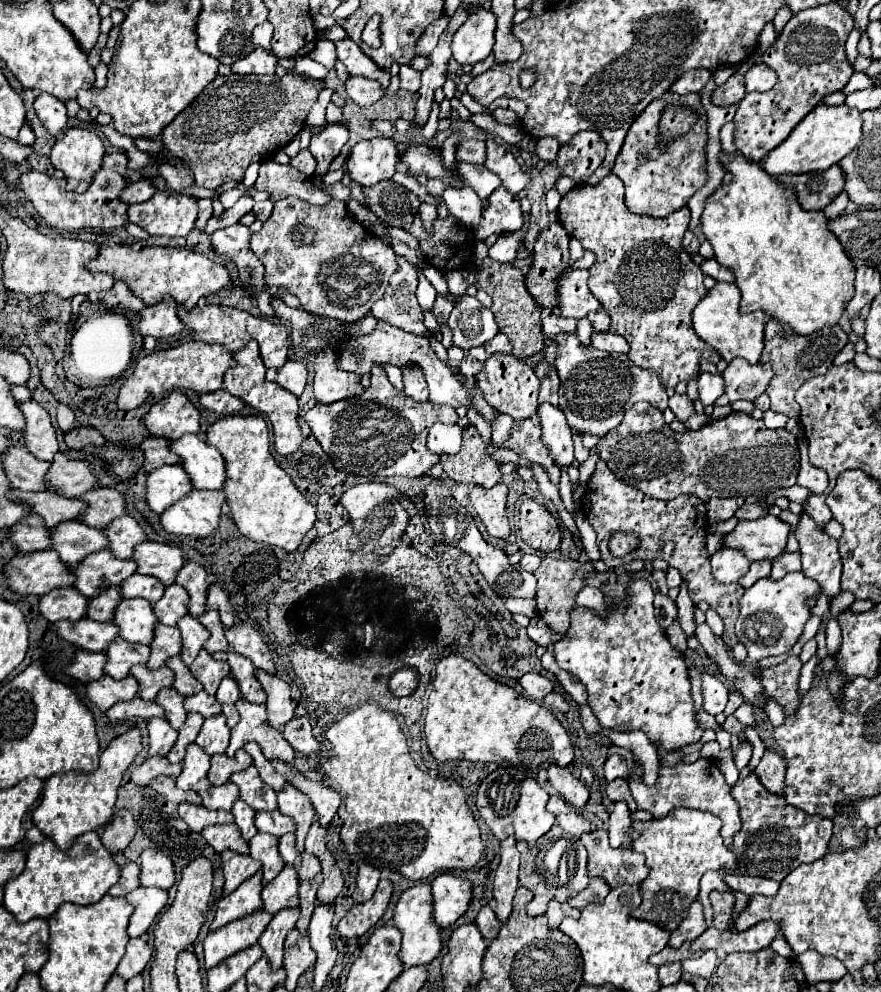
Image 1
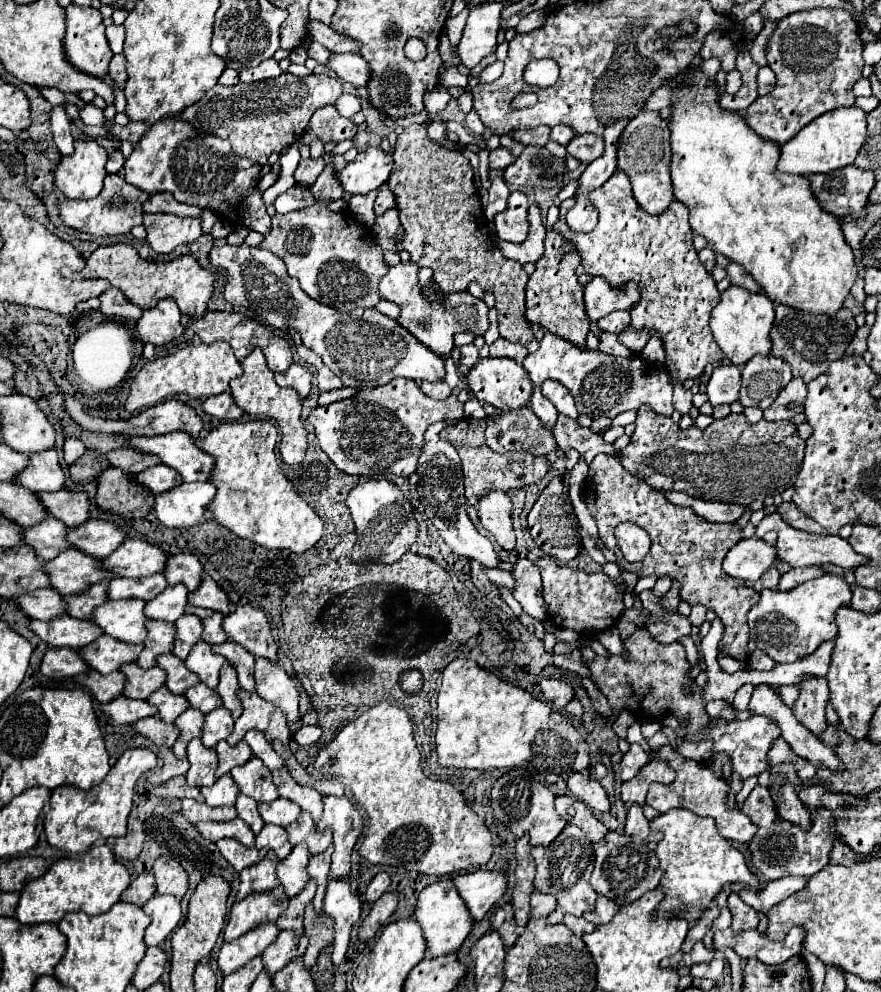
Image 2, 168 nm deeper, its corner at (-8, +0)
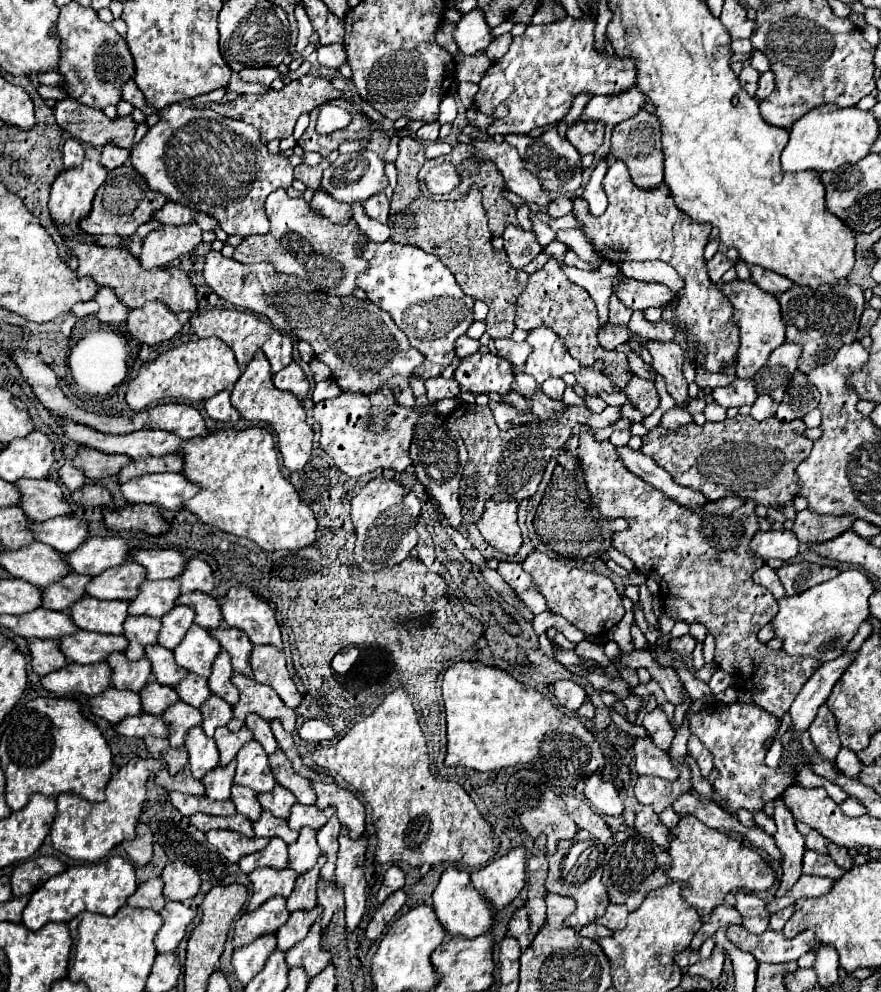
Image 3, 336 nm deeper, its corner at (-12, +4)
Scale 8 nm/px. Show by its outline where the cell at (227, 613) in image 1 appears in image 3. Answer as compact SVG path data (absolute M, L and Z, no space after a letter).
M190 559L186 565L186 571L180 575L180 591L182 593L200 591L200 593L212 595L214 577L212 577L210 565L202 559Z

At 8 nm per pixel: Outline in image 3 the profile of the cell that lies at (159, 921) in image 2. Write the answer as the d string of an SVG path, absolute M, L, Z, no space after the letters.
M166 901L160 915L164 919L164 925L162 925L160 933L156 935L154 945L160 953L168 953L168 951L174 951L178 947L178 943L182 941L182 937L186 933L188 923L192 921L192 917L196 913L180 901Z

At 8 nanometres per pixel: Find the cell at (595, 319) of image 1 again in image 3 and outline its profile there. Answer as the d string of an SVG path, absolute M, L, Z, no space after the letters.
M612 295L610 297L610 321L614 325L628 325L630 317L632 317L632 309L628 309L624 303L618 301L616 295Z

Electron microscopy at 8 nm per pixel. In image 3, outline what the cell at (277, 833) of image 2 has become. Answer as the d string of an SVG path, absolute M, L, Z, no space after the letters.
M262 811L260 819L254 823L254 833L256 837L280 837L288 845L298 837L298 833L292 831L284 819L278 819L268 811Z

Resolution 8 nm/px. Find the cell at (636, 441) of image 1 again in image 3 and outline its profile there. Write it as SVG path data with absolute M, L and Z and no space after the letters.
M736 415L734 419L724 419L720 423L704 423L704 427L690 423L684 425L682 431L668 431L654 427L642 437L640 451L648 457L652 457L660 467L664 467L672 479L684 487L692 487L710 501L718 501L730 495L754 499L756 503L762 503L766 507L780 507L800 491L798 479L796 479L796 467L808 457L812 449L812 441L804 435L806 425L802 419L794 421L778 421L774 417L768 417L766 421L756 421L750 415Z

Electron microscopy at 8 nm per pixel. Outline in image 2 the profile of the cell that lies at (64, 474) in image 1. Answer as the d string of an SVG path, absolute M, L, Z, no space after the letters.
M46 449L28 455L28 465L16 475L14 483L30 489L32 493L64 489L66 477L58 463L56 449Z

